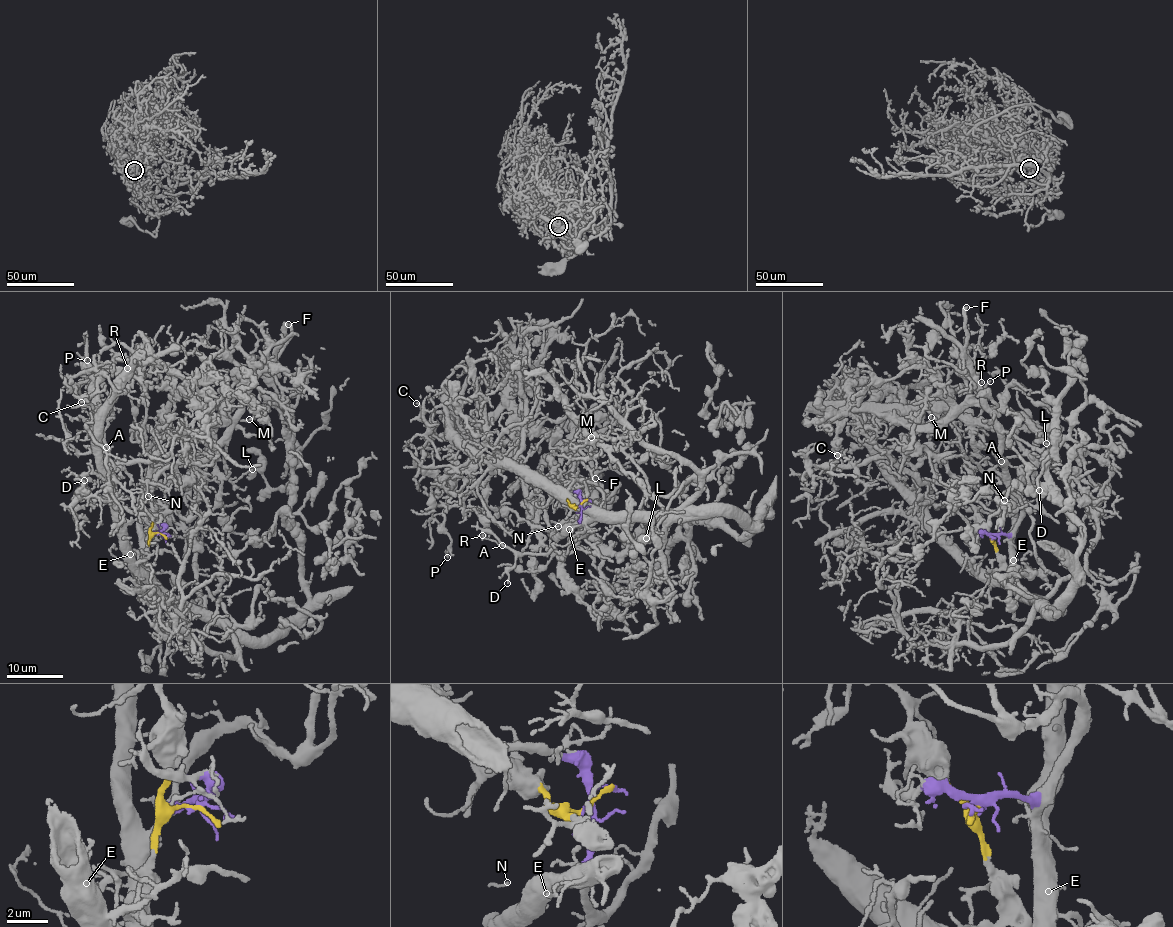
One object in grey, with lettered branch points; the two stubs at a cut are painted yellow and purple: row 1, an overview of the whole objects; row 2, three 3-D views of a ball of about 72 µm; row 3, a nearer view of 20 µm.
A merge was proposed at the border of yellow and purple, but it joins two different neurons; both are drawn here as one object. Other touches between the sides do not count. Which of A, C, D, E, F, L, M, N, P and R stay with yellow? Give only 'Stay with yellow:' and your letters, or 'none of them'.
Stay with yellow: C, M, P

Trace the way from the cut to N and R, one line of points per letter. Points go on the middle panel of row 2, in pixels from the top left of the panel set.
N: (579, 505), (581, 518), (577, 522), (571, 520), (566, 530), (555, 537), (551, 529), (558, 526)
R: (579, 505), (581, 518), (571, 520), (565, 532), (555, 537), (509, 509), (496, 515), (481, 535)

